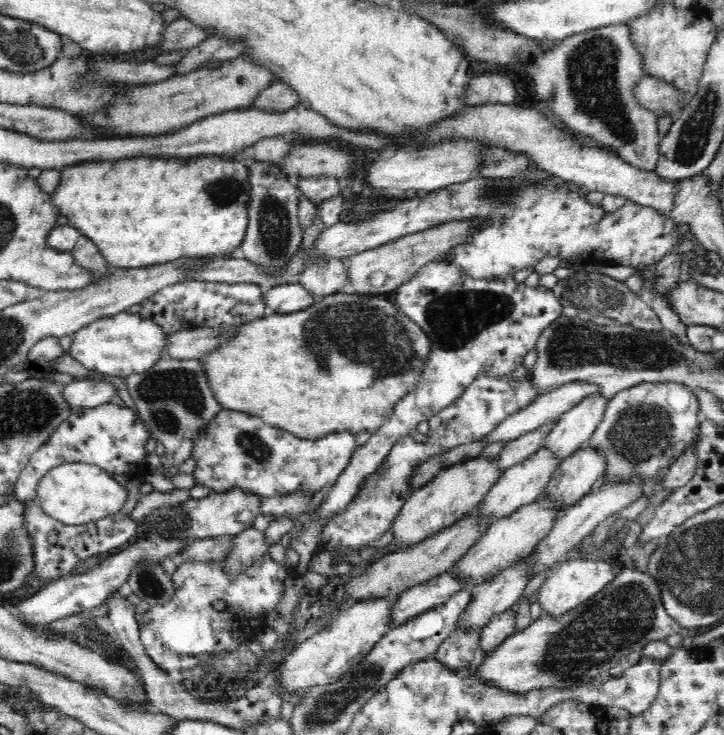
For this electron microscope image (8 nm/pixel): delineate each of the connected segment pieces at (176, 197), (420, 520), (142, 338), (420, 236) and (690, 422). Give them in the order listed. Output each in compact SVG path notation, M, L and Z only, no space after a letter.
M138 154L122 160L84 160L60 169L60 182L52 193L52 202L60 215L66 216L67 224L78 229L81 234L88 236L111 268L138 268L176 261L180 256L194 257L230 257L244 240L249 218L249 202L252 188L249 186L249 167L235 160L219 158L216 155L198 155L182 158L181 156L152 156Z
M480 456L438 471L426 486L415 490L410 498L406 499L396 515L391 526L396 534L396 544L407 547L408 544L418 544L478 508L486 498L487 492L504 472L500 469L498 460L500 456Z
M120 312L112 317L99 319L89 326L78 330L73 336L71 357L86 369L123 378L132 374L146 374L160 360L166 359L164 352L168 346L170 335L152 320L144 319L138 314Z
M442 222L433 226L434 230L407 234L406 238L397 238L395 241L379 246L374 250L365 250L350 257L350 269L347 273L349 284L356 292L395 292L402 283L411 279L425 264L443 260L452 247L458 246L470 230L474 230L474 222Z
M644 382L619 391L607 402L603 419L591 439L584 444L597 449L607 461L603 478L596 481L592 489L600 487L603 480L614 478L662 478L668 468L692 446L700 415L697 392L676 382Z

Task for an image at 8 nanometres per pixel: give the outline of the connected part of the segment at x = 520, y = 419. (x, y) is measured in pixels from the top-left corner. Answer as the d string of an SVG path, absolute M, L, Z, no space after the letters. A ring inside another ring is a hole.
M576 382L560 386L544 396L538 396L520 412L508 415L492 432L487 433L488 442L510 442L534 428L560 418L563 412L574 408L582 399L600 391L598 386Z

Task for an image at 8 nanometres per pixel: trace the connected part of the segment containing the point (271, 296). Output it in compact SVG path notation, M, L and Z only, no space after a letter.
M298 280L273 286L264 292L265 305L274 310L275 314L292 314L305 310L312 303L312 295L304 289Z

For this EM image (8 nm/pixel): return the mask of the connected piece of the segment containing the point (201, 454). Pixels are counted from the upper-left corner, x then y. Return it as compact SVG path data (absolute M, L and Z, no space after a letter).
M222 409L208 424L207 432L198 433L193 441L191 458L196 461L193 471L195 484L212 489L213 494L227 493L238 489L260 499L279 496L302 495L313 496L316 492L327 489L344 472L350 463L352 454L358 448L356 436L350 432L327 434L326 438L301 439L291 432L279 429L254 418L252 414L240 414L230 409Z

